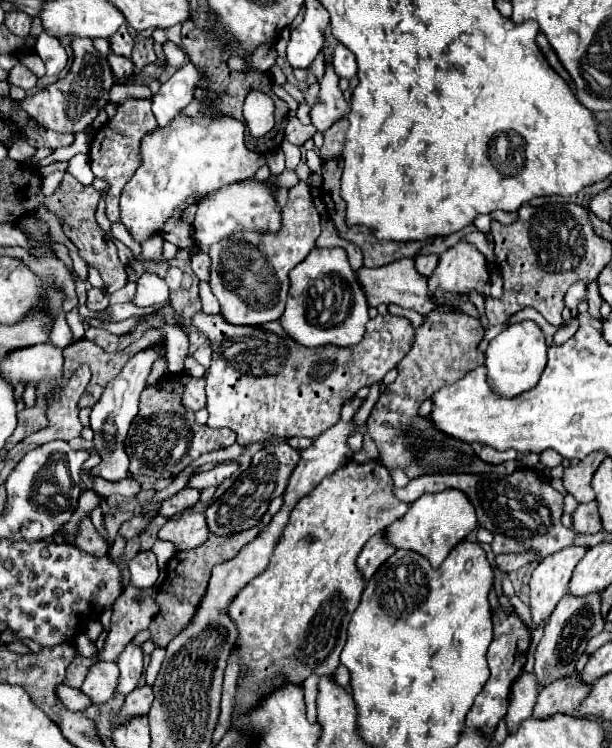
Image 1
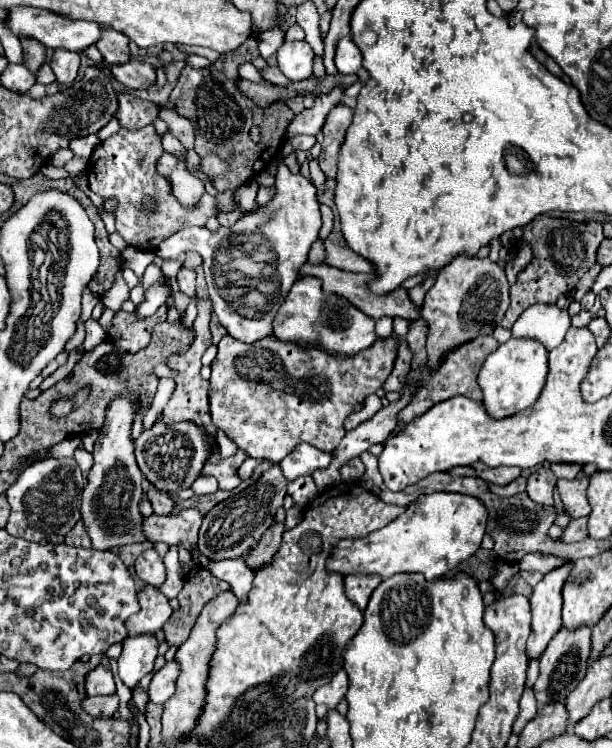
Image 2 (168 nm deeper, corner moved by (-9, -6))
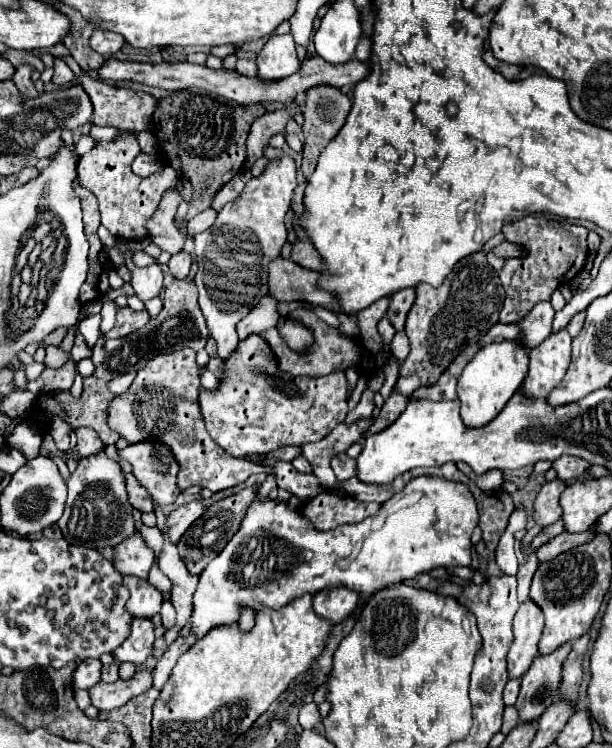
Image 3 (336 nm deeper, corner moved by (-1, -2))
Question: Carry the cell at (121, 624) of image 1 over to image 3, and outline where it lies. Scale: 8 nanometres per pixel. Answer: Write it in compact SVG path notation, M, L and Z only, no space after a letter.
M124 576L124 586L130 590L130 600L126 602L126 610L134 618L152 618L160 612L162 594L148 580L136 576Z

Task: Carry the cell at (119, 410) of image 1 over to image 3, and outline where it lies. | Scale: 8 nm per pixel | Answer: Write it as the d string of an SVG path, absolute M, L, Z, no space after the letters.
M104 448L92 456L80 458L78 468L68 480L66 510L58 522L64 538L74 546L86 546L96 550L102 550L106 546L114 548L126 538L136 534L136 524L132 514L134 506L128 502L126 480L120 464L108 458Z

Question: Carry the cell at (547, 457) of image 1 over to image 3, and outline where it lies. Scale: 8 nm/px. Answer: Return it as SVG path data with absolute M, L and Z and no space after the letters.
M564 456L564 458L558 458L556 462L552 462L552 468L558 472L558 478L564 482L578 478L588 466L590 464L586 464L582 458L572 458L572 456Z

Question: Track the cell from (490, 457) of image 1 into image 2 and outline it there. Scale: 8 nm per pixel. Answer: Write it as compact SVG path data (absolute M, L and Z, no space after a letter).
M482 462L472 464L472 468L476 470L476 474L478 474L482 480L486 480L486 482L490 482L490 484L498 484L498 486L510 484L510 482L516 480L516 478L520 476L520 472L522 472L520 468L508 468L508 466L488 468L488 466L484 466Z

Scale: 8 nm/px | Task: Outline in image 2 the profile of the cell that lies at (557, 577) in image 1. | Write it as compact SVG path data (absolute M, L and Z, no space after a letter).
M572 562L548 572L536 586L530 596L532 610L532 632L526 642L526 656L534 660L548 646L552 636L562 628L562 598L560 590L564 580L572 570Z

